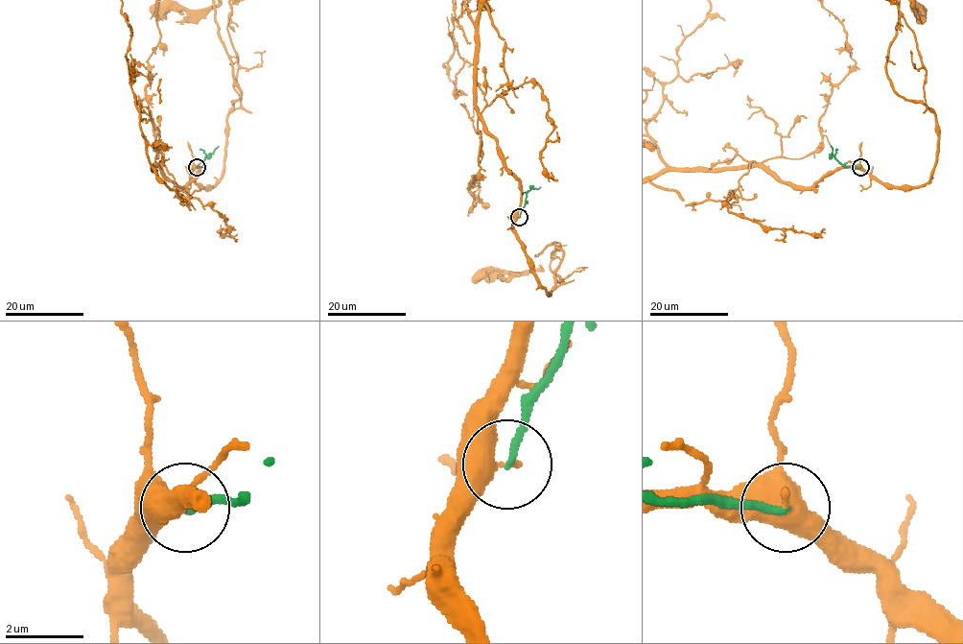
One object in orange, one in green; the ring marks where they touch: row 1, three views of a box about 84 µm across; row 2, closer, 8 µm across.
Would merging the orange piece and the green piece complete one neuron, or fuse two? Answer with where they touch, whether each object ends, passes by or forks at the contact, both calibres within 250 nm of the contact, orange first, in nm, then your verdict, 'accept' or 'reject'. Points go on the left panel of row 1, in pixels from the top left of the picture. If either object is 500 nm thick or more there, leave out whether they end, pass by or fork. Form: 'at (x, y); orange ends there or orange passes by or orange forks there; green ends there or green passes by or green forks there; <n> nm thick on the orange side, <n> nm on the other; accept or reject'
at (197, 167); 600 nm thick on the orange side, 160 nm on the other; reject

